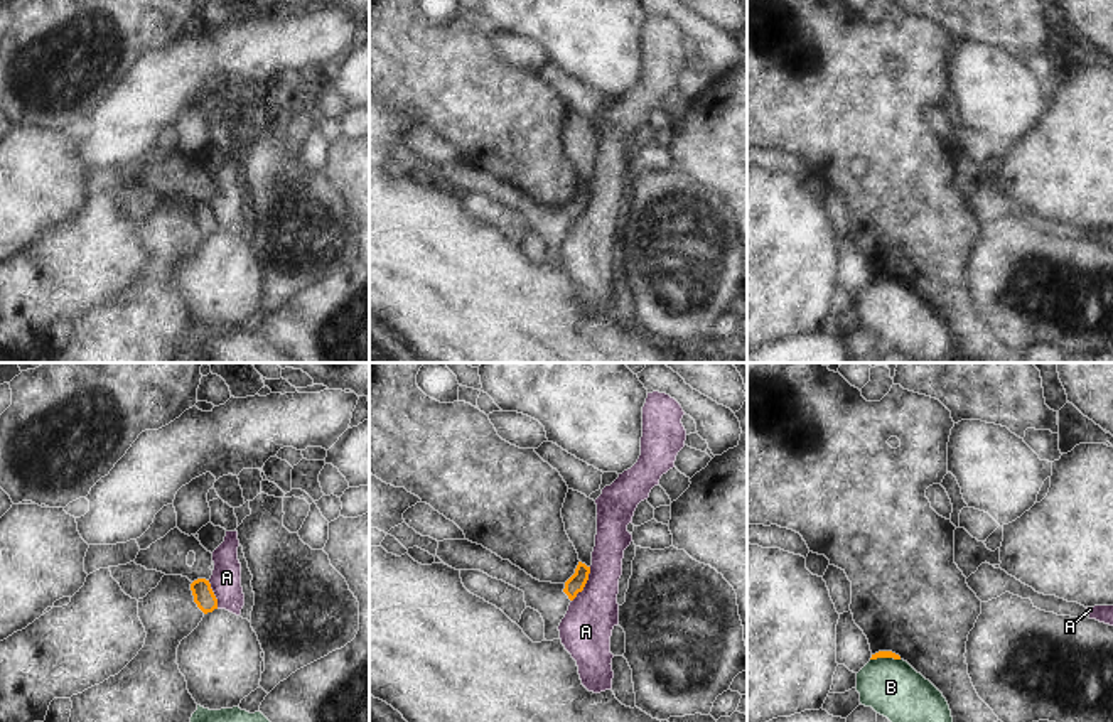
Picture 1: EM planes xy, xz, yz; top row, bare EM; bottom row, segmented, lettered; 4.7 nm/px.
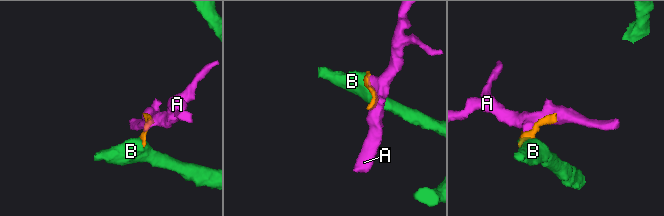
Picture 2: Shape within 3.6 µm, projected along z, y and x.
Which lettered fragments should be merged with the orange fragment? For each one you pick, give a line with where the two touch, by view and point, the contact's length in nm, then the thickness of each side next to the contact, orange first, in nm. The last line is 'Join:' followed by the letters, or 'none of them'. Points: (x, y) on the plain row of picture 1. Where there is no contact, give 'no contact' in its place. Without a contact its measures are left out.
Join: none of them

